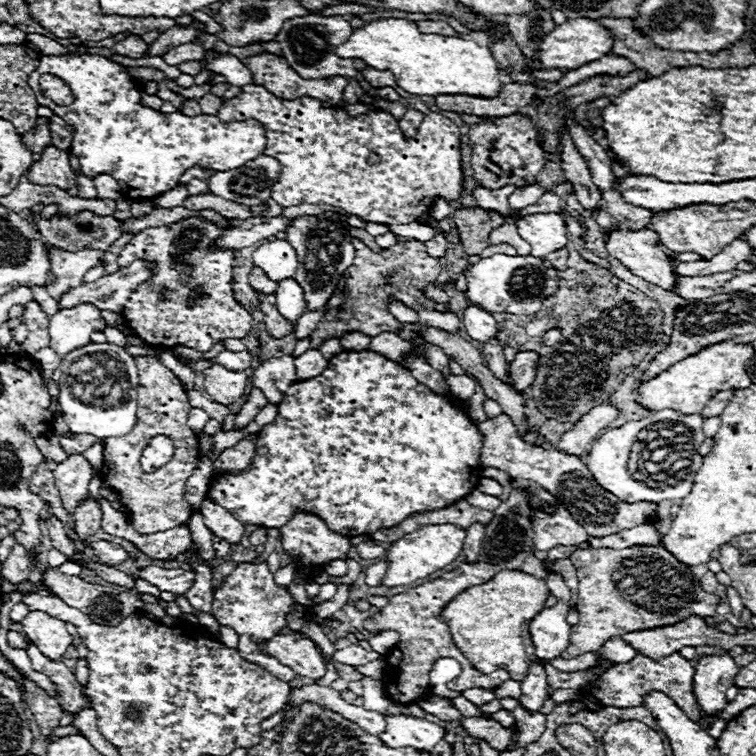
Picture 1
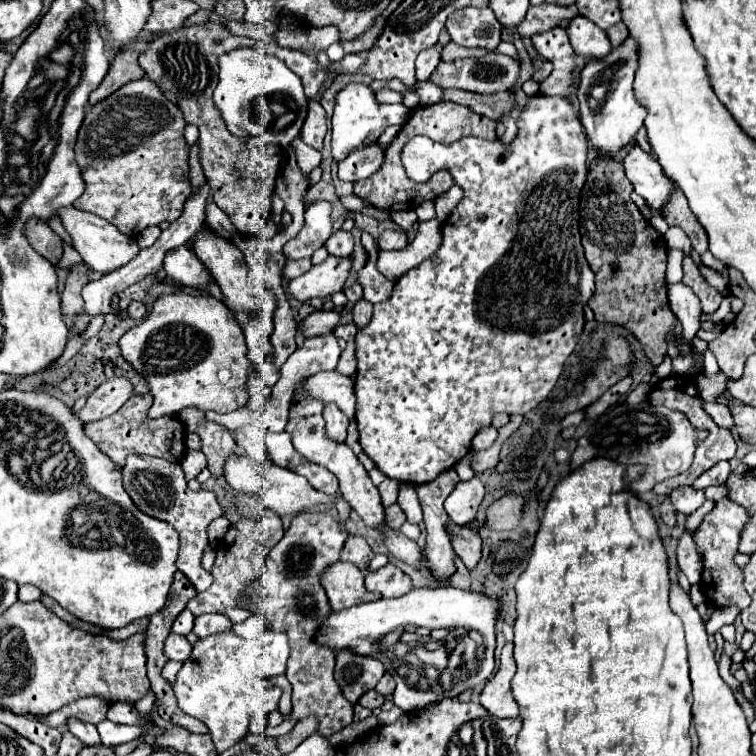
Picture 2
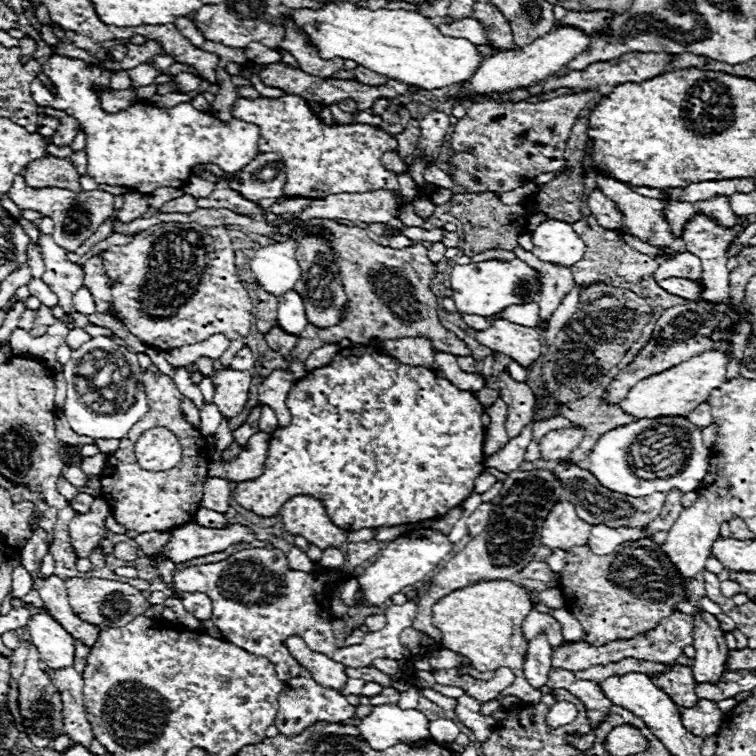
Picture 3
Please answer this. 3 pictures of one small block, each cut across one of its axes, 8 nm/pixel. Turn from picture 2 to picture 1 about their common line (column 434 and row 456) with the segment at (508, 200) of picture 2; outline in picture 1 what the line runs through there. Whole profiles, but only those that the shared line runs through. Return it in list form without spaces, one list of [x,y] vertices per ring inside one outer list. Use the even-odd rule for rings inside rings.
[[[372,350],[340,352],[332,358],[332,364],[320,376],[316,376],[312,380],[300,380],[288,388],[288,392],[284,394],[284,400],[278,406],[276,420],[272,424],[264,426],[256,434],[256,454],[252,458],[252,464],[246,470],[242,470],[240,474],[214,476],[208,486],[206,496],[210,500],[214,500],[216,504],[220,504],[222,508],[226,508],[242,524],[280,528],[286,522],[290,522],[296,512],[310,512],[310,514],[320,516],[332,532],[352,538],[352,536],[360,536],[360,534],[372,534],[382,528],[398,526],[398,522],[402,522],[406,516],[410,516],[414,512],[442,510],[442,508],[454,504],[456,500],[464,498],[466,494],[470,494],[482,476],[482,466],[478,462],[480,444],[482,444],[480,434],[478,434],[474,422],[468,418],[468,414],[462,408],[458,408],[458,406],[450,404],[448,400],[444,400],[442,396],[438,396],[436,392],[432,392],[428,386],[420,384],[410,374],[410,370],[404,368],[402,364],[396,364],[396,362],[388,360],[386,356],[372,352]],[[158,435],[149,441],[140,458],[141,468],[144,472],[154,472],[169,462],[174,456],[172,440],[164,435]]]

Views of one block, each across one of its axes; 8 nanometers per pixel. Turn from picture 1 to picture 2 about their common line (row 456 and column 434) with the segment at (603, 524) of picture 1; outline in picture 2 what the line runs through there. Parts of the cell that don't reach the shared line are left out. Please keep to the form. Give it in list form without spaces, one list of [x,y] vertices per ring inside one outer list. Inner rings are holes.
[[[450,470],[450,472],[442,472],[442,476],[438,476],[436,480],[432,480],[430,484],[416,486],[418,498],[420,498],[420,506],[422,506],[422,512],[424,512],[424,524],[426,524],[426,548],[422,550],[424,552],[424,564],[426,564],[426,568],[430,570],[430,574],[436,580],[448,580],[456,572],[456,564],[454,564],[456,552],[452,548],[450,534],[448,534],[448,522],[450,522],[450,518],[446,516],[444,500],[454,490],[454,484],[458,480],[460,480],[458,474],[454,470]]]

